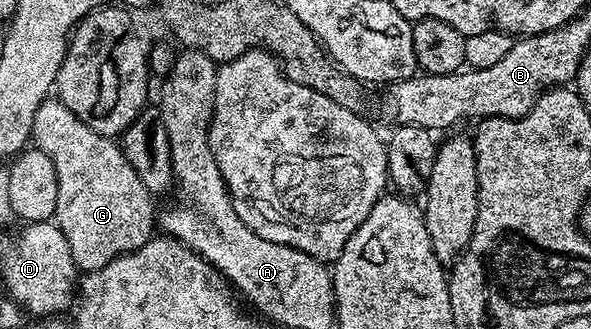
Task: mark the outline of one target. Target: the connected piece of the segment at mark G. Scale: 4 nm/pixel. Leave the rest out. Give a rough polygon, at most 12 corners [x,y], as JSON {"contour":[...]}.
{"contour":[[56,99],[32,144],[59,179],[78,270],[155,233],[154,198],[116,140]]}

